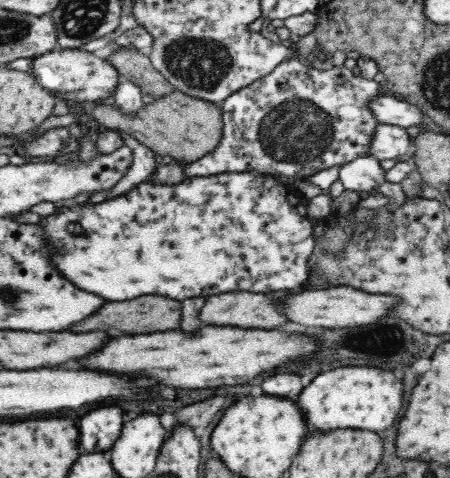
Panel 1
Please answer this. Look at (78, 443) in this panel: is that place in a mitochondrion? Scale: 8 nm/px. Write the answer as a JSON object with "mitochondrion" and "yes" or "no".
{"mitochondrion":"no"}

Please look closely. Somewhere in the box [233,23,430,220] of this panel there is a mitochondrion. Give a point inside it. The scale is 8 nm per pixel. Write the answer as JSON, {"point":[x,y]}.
{"point":[297,131]}

